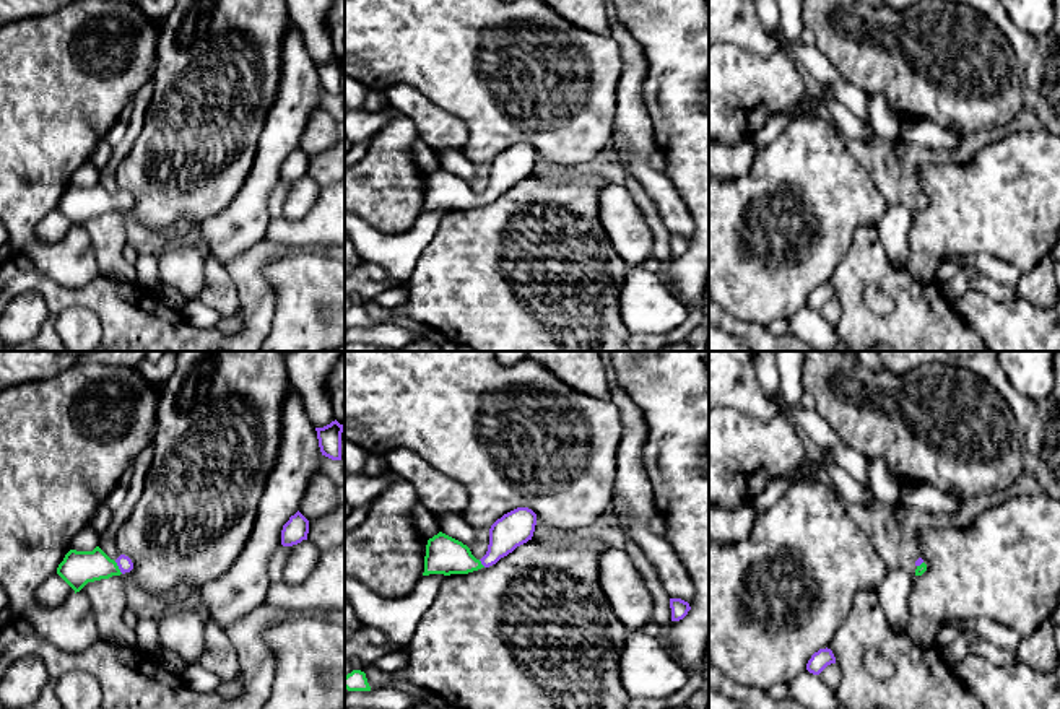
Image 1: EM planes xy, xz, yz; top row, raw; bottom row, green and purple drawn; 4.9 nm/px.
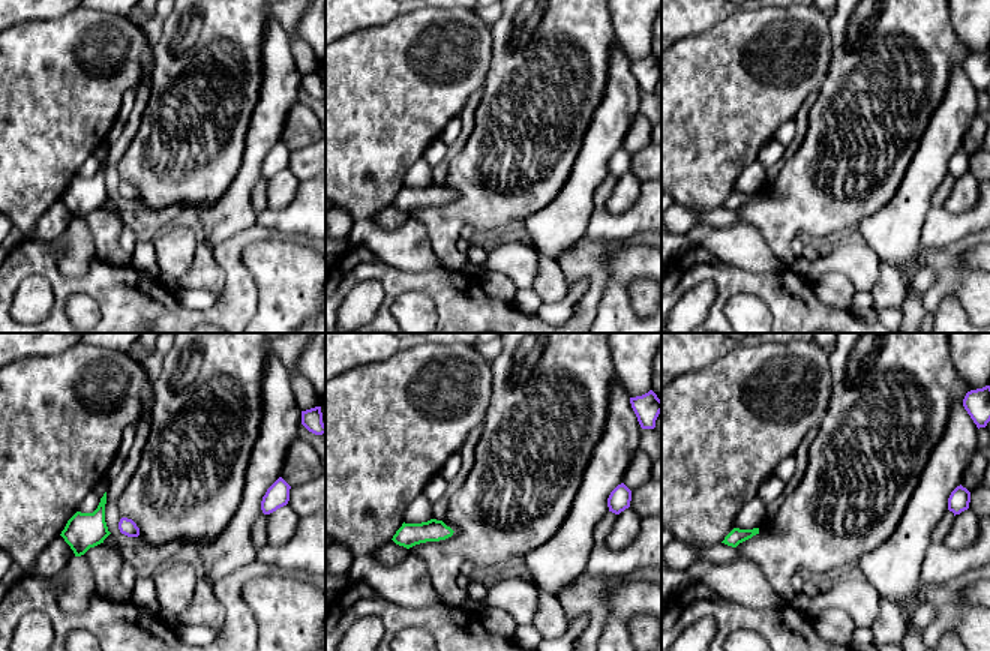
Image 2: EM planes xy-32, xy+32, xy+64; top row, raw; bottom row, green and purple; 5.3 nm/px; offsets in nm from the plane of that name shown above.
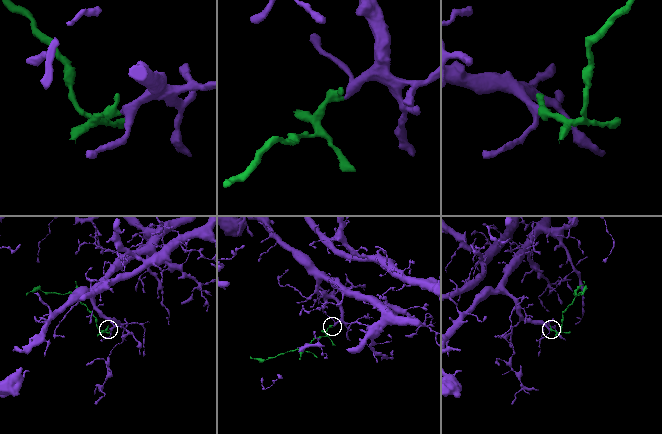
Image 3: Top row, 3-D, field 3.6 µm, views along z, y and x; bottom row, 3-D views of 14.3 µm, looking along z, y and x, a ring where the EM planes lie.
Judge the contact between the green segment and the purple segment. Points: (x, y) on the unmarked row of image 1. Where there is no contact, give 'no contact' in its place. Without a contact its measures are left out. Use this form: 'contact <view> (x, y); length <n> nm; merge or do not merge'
contact xy (117, 204); length 80 nm; merge

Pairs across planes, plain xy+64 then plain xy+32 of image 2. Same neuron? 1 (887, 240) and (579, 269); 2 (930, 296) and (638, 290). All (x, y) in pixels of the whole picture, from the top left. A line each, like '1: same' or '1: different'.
1: different
2: same

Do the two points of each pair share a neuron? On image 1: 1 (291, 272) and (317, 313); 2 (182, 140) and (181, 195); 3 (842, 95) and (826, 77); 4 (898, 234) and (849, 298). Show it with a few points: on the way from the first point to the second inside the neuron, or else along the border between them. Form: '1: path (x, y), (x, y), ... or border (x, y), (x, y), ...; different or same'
1: path (301, 282), (317, 298), (317, 303); same
2: path (182, 153), (181, 182); same
3: path (841, 90), (831, 80); same
4: border (875, 225), (886, 257), (904, 267); different

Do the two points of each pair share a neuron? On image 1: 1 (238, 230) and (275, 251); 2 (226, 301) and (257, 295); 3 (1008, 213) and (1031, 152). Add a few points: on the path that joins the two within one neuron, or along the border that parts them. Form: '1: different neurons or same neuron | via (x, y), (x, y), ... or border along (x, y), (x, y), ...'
1: different neurons | border along (264, 236), (228, 262)
2: different neurons | border along (225, 267), (238, 295), (236, 314)
3: same neuron | via (1016, 199), (1031, 184), (1031, 166)

